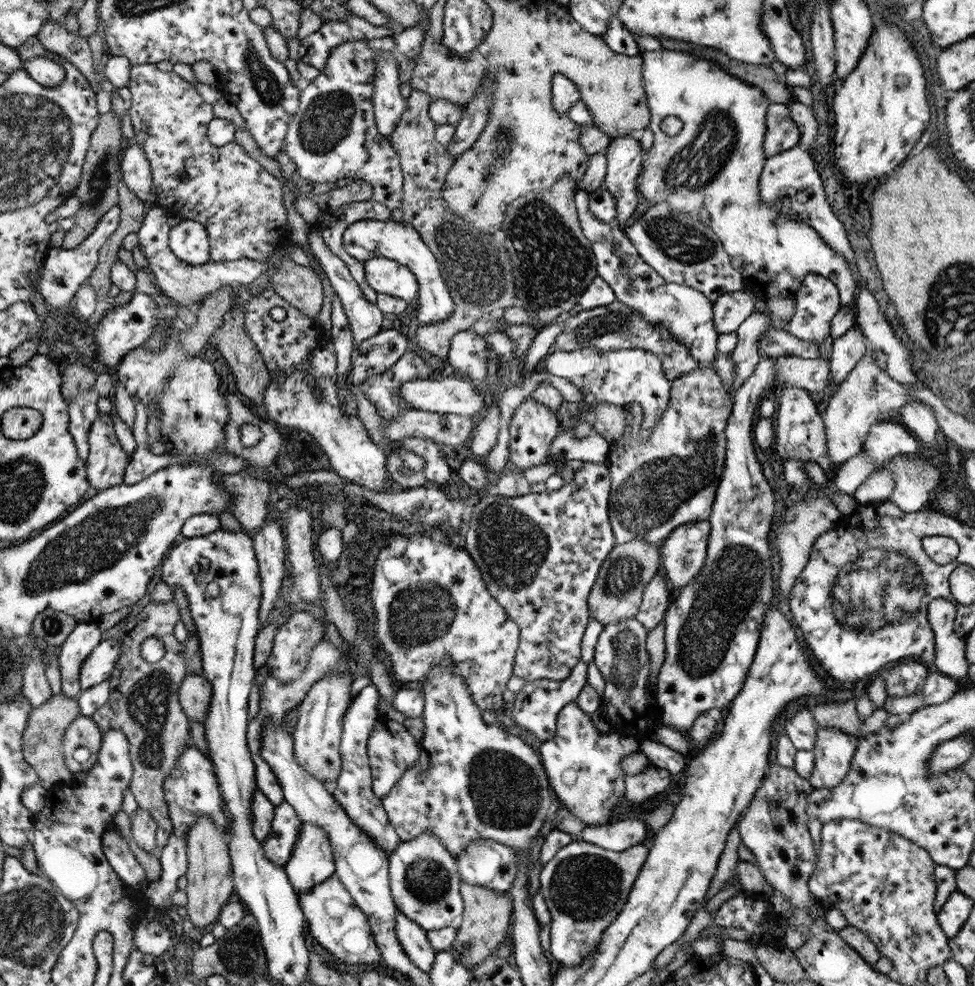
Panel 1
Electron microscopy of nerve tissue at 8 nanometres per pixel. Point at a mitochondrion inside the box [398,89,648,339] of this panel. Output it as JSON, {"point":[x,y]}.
{"point":[553,264]}

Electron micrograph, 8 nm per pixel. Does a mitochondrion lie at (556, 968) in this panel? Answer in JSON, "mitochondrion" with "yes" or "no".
{"mitochondrion":"no"}

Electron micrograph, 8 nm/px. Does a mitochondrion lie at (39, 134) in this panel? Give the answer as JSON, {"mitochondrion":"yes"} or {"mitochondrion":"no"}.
{"mitochondrion":"yes"}

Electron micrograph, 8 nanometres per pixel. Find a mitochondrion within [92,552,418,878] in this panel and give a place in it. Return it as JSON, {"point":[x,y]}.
{"point":[147,702]}

